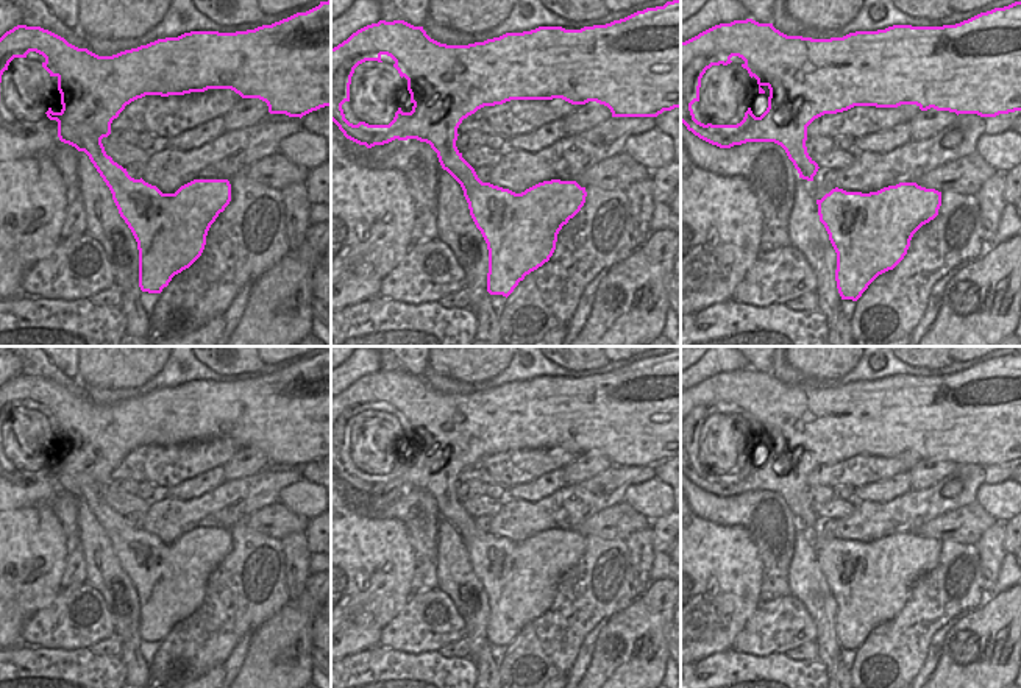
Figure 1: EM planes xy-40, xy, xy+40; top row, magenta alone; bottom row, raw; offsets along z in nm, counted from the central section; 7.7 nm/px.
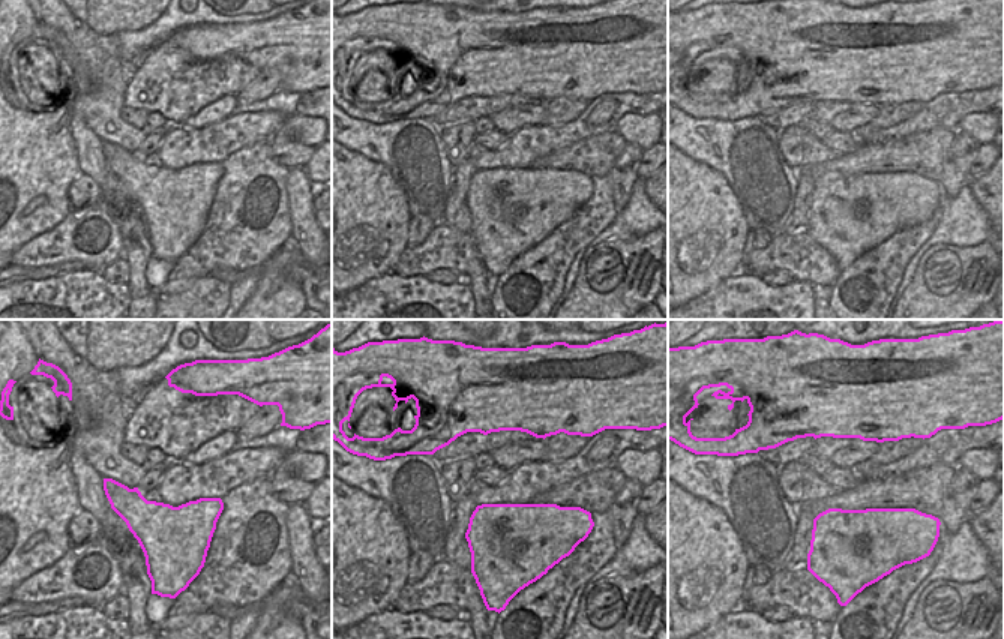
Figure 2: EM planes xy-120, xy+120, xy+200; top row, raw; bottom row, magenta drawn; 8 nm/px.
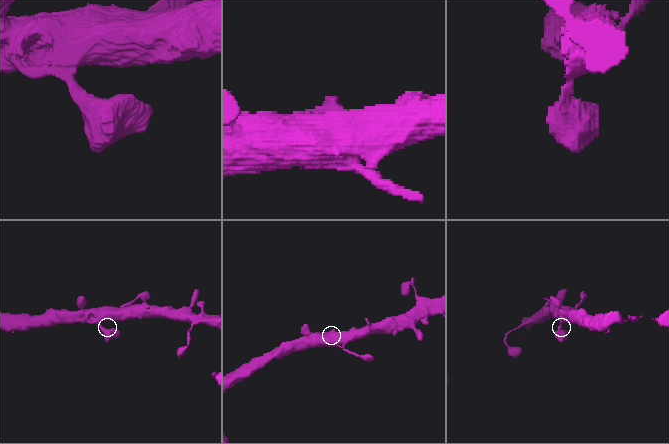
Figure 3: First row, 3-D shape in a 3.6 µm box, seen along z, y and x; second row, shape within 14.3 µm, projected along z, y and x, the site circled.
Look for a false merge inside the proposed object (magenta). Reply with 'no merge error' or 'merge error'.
no merge error

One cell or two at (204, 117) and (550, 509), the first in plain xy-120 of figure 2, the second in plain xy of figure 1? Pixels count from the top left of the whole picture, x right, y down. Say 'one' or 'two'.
two

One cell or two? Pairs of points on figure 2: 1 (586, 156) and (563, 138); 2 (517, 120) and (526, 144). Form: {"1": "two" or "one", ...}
{"1": "two", "2": "two"}

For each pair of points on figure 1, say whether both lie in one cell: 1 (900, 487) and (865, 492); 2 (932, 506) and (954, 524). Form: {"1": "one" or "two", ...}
{"1": "one", "2": "two"}

